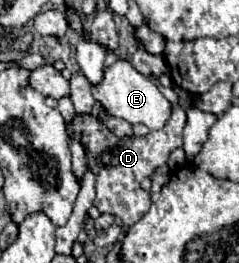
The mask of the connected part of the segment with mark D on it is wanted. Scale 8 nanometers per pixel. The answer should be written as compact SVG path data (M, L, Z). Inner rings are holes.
M176 106L170 122L162 130L150 132L146 136L116 138L102 122L94 116L74 116L68 130L88 148L88 166L96 174L96 200L94 206L104 214L118 216L124 222L124 228L134 226L150 208L150 194L140 188L140 182L150 176L158 166L168 162L168 156L174 148L182 146L182 130L186 126L186 112Z

